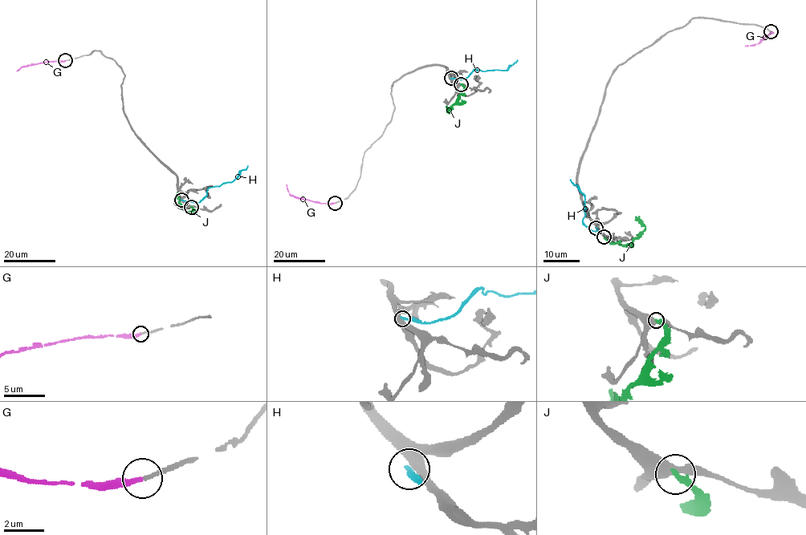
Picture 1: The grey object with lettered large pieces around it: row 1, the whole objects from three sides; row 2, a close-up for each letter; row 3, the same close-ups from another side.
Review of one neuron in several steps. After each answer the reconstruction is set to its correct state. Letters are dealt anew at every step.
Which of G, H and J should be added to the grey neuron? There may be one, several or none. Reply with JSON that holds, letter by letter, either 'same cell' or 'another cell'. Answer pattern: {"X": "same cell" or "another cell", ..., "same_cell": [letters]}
{"G": "same cell", "H": "another cell", "J": "another cell", "same_cell": ["G"]}

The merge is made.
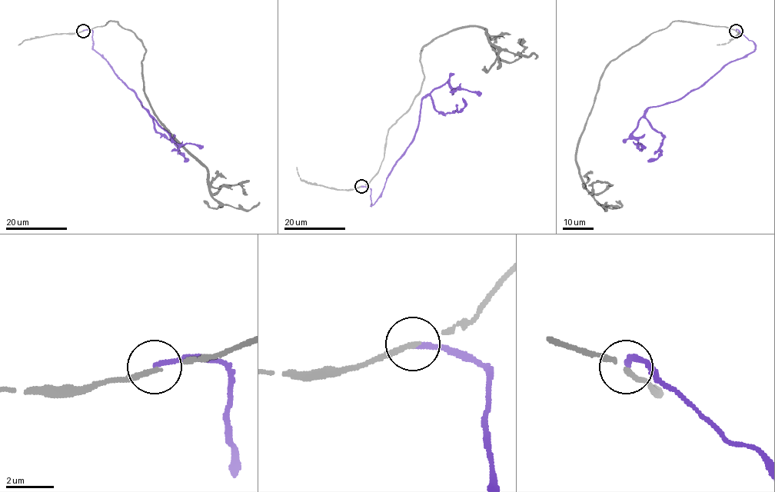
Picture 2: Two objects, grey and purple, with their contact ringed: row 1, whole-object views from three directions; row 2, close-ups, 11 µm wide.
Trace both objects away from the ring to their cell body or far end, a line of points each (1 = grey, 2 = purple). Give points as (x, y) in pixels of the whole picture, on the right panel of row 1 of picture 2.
1: (736, 31), (673, 21), (610, 62), (580, 136), (576, 164), (591, 193), (612, 185), (597, 181), (587, 194)
2: (736, 31), (754, 44), (752, 52), (683, 96), (647, 109), (649, 124), (663, 137), (660, 154), (647, 161)

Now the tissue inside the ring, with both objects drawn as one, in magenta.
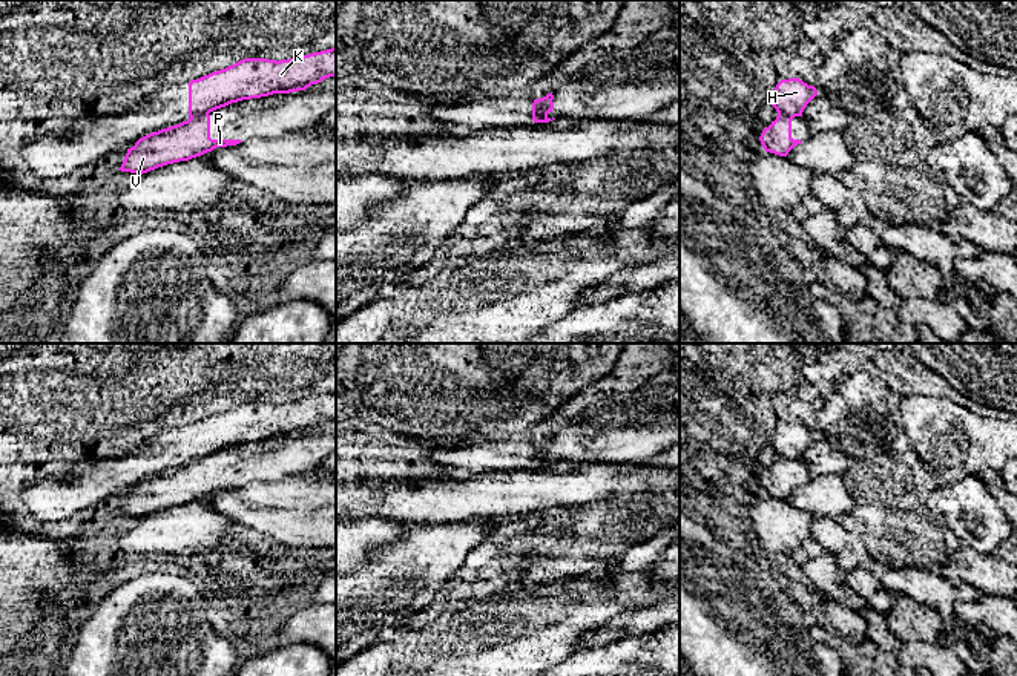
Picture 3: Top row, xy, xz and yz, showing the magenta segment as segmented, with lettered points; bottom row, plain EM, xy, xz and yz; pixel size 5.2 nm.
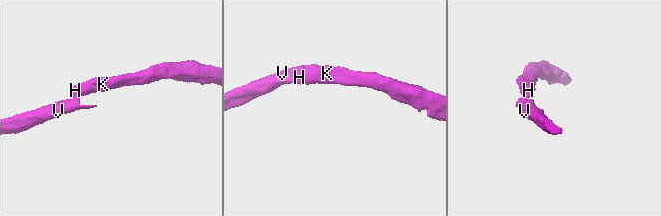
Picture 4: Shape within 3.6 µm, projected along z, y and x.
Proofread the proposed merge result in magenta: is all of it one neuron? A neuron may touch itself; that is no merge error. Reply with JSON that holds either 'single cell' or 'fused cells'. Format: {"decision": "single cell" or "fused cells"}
{"decision": "fused cells"}

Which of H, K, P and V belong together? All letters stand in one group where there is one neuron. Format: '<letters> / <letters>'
H K / P V

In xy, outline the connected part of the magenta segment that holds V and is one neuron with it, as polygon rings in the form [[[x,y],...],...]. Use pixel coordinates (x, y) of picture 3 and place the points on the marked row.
[[[201,113],[140,138],[133,147],[127,149],[118,170],[143,175],[167,164],[189,161],[216,147],[236,146],[239,143],[242,141],[212,139],[210,115]]]

